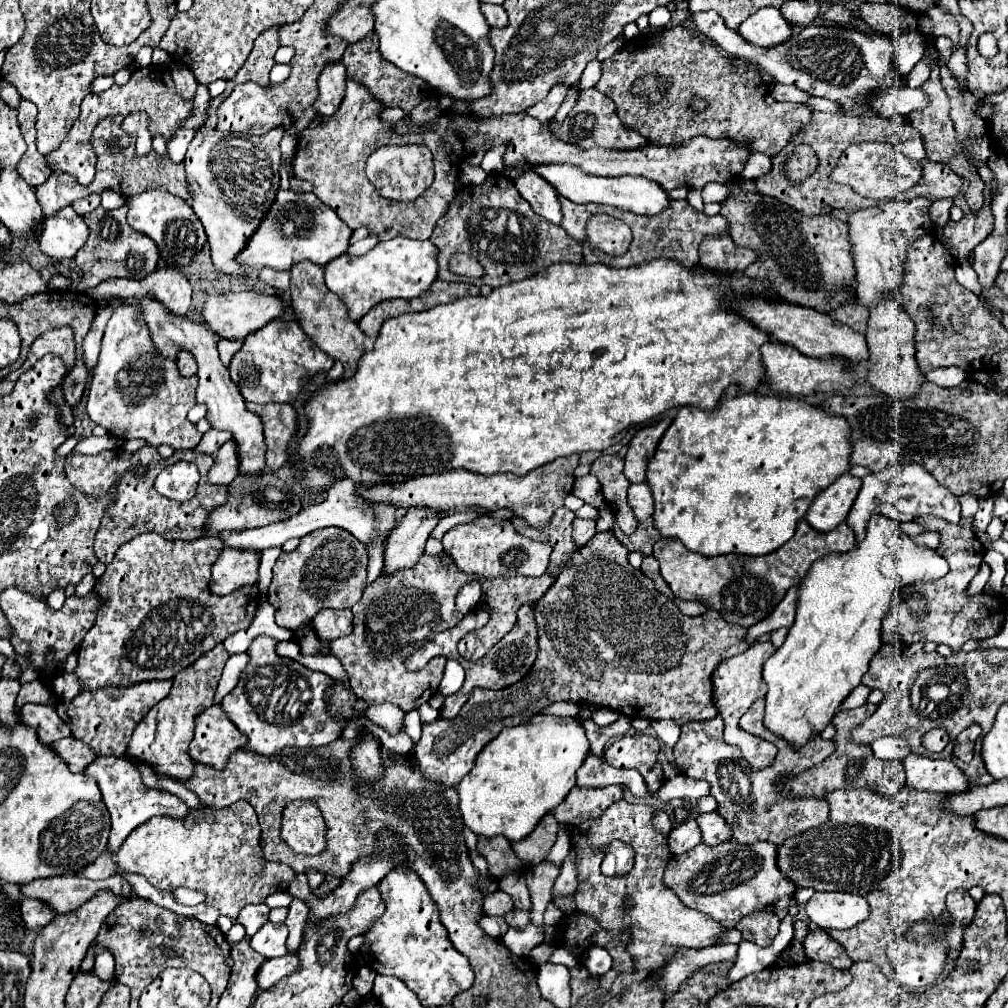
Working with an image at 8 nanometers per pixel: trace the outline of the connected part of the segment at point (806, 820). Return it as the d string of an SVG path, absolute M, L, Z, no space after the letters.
M758 699L750 705L750 709L742 715L740 727L744 731L758 731L758 737L762 739L774 739L778 747L776 761L772 767L756 771L748 765L748 761L742 757L740 749L734 749L726 745L726 741L718 735L722 735L724 725L722 719L710 719L710 721L690 721L682 727L682 735L678 745L674 747L674 761L676 767L690 779L704 779L710 783L710 795L718 801L718 813L728 819L728 825L732 825L732 841L740 845L752 845L756 841L770 841L776 845L782 845L784 839L806 833L808 829L814 829L818 825L824 825L830 817L828 801L826 799L782 799L776 793L776 779L782 773L798 773L802 769L808 769L820 761L824 761L836 745L832 745L832 739L822 739L820 735L812 737L808 745L802 745L798 749L792 749L784 737L776 737L770 733L770 729L764 725L764 699Z

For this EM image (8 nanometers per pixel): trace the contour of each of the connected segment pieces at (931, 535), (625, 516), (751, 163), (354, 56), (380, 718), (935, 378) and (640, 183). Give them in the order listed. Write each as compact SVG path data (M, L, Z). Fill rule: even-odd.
M926 531L926 533L922 533L922 535L916 535L914 541L916 541L918 545L926 545L926 547L930 547L930 549L936 549L936 547L938 547L938 541L940 541L940 535L934 533L934 531Z
M602 455L592 465L592 475L598 477L606 502L614 509L620 529L630 535L636 531L638 521L626 503L626 491L630 483L624 477L624 461L618 455Z
M752 153L740 175L746 179L756 179L756 177L764 177L764 173L768 173L768 169L772 169L770 157L764 153Z
M374 31L368 33L364 39L348 45L348 49L342 57L342 63L348 69L348 77L354 79L356 83L364 85L386 107L402 107L406 113L410 113L418 103L434 97L434 89L428 87L426 81L420 81L420 77L408 75L408 73L396 69L396 65L392 65L392 63L388 63L380 57L378 37L376 37Z
M358 701L356 709L364 709L368 715L368 719L372 723L376 723L378 727L382 727L388 735L398 735L404 731L404 711L396 705L390 703L382 703L382 705L368 705L364 701Z
M942 367L942 369L932 369L926 373L926 379L930 383L944 385L944 387L952 387L956 383L962 383L966 377L968 377L968 373L958 367Z
M562 163L562 165L542 165L534 169L540 177L544 177L550 185L554 185L554 189L562 195L568 197L574 203L604 203L604 205L612 205L618 209L628 209L632 213L638 215L656 215L662 213L664 209L668 209L668 203L672 201L666 189L660 189L660 185L656 185L654 181L648 181L644 177L596 177L596 175L588 175L582 169Z

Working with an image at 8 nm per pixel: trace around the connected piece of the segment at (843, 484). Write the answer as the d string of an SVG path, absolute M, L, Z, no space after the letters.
M850 473L840 475L834 483L830 483L814 497L806 513L806 521L816 531L830 531L838 527L842 521L846 521L850 507L860 491L860 485L862 483L858 477Z

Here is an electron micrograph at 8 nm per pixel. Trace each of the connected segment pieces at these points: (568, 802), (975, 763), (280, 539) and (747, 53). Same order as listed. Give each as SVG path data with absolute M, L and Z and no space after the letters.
M574 787L572 793L552 811L558 823L564 825L578 825L586 821L590 815L600 817L606 807L610 807L614 801L622 799L622 787L602 787L602 789L584 789Z
M976 741L976 751L974 751L974 759L970 763L962 763L962 761L954 761L962 773L968 775L970 783L978 783L978 785L988 785L992 783L994 779L988 775L988 771L984 769L984 763L982 763L982 757L980 757L980 741Z
M338 481L336 485L332 485L328 489L328 499L302 509L296 517L290 517L288 521L280 521L280 523L272 523L268 527L260 527L260 529L246 529L244 533L218 533L216 537L220 541L224 541L224 547L232 547L232 549L248 549L248 551L264 551L268 547L280 547L282 543L286 543L292 537L304 537L316 529L324 529L324 527L340 527L350 531L358 541L368 545L368 583L372 583L376 577L380 577L382 571L382 557L384 557L384 537L388 537L388 533L396 527L398 523L398 511L400 507L392 505L392 503L374 503L374 501L364 501L362 497L356 495L356 487L352 485L352 481Z
M714 11L692 13L692 23L696 31L712 41L716 41L732 59L740 59L744 63L754 63L758 69L774 77L778 83L796 85L802 91L808 91L818 97L826 97L854 115L872 115L872 111L860 103L860 99L876 89L884 87L902 87L900 75L894 71L893 56L895 47L884 35L860 33L856 29L836 27L836 25L810 25L772 47L760 49L756 45L748 45L734 29L728 29L724 21Z

